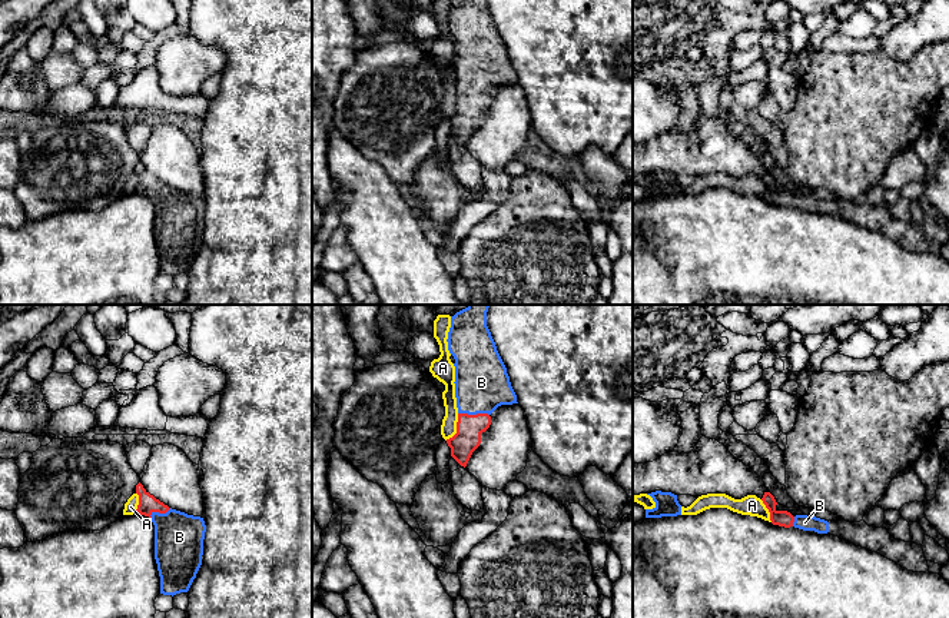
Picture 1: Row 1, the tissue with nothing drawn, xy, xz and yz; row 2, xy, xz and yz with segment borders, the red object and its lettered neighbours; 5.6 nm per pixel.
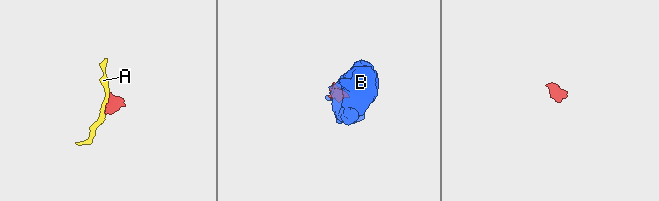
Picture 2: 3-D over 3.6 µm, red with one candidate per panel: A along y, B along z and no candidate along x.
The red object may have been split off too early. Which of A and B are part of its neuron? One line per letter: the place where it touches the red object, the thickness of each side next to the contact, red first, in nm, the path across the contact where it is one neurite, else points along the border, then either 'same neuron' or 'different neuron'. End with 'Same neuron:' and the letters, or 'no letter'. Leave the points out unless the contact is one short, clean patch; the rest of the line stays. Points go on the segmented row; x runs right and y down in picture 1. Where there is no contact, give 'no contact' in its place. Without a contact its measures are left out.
A: contact xz (457, 428); calibres 150 and 90 nm; border xz (458, 414), (455, 432), (445, 439); different neuron
B: contact xz (474, 415); calibres 150 and 300 nm; same neuron
Same neuron: B

